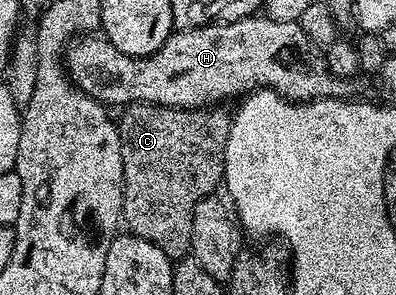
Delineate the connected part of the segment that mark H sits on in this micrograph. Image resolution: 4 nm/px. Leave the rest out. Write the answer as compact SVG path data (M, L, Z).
M251 16L241 18L235 22L216 22L212 26L197 26L191 30L175 29L168 36L168 40L164 40L164 44L156 52L152 52L143 58L136 56L128 56L124 52L120 52L120 48L116 48L110 42L105 40L98 42L90 42L87 46L82 46L78 50L78 70L82 73L80 77L80 85L85 94L92 96L97 102L105 104L107 107L125 108L131 106L134 102L147 102L153 106L180 106L183 108L210 108L215 104L226 104L229 98L235 100L241 99L243 96L253 94L255 90L274 90L281 98L285 98L293 103L295 102L312 102L315 98L345 98L351 96L362 96L366 90L366 86L361 82L363 79L358 76L343 76L341 73L335 72L326 62L326 55L321 49L315 48L308 40L308 36L304 32L301 21L297 22L281 22L280 20L272 20L265 16Z

